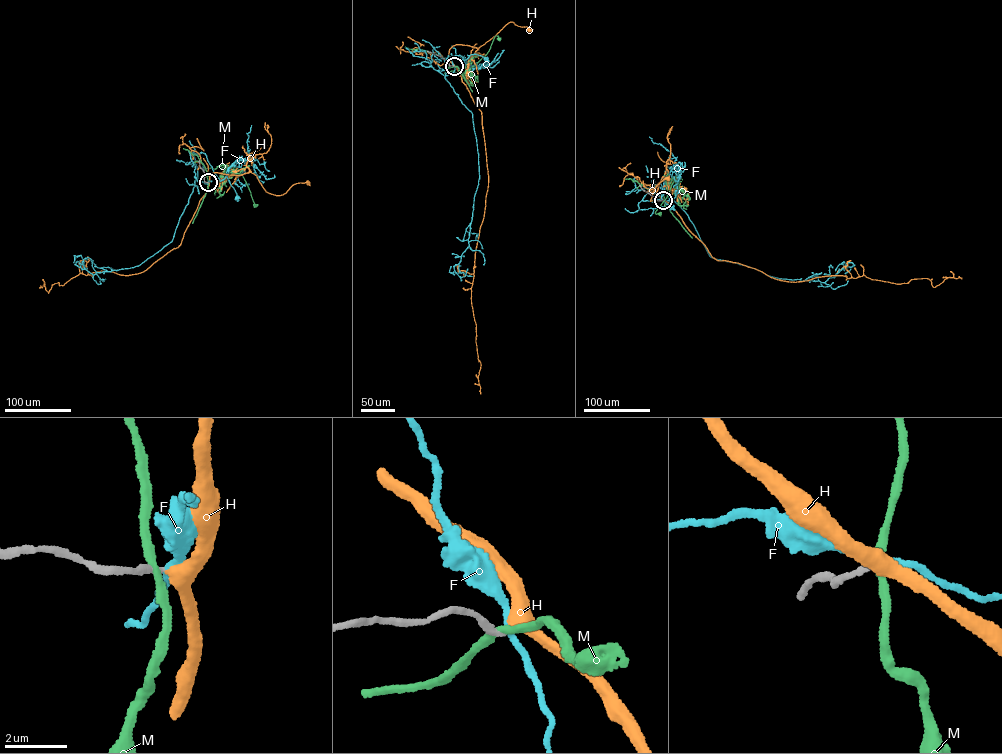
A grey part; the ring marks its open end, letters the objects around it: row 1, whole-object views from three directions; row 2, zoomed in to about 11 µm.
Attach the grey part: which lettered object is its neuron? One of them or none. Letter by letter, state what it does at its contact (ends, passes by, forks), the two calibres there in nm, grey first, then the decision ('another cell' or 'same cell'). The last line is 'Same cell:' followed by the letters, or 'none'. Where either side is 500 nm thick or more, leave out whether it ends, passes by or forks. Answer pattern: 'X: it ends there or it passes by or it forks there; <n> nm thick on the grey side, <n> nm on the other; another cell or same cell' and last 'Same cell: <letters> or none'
F: it passes by; 200 nm thick on the grey side, 190 nm on the other; another cell
H: it passes by; 200 nm thick on the grey side, 400 nm on the other; same cell
M: it passes by; 240 nm thick on the grey side, 240 nm on the other; another cell
Same cell: H

